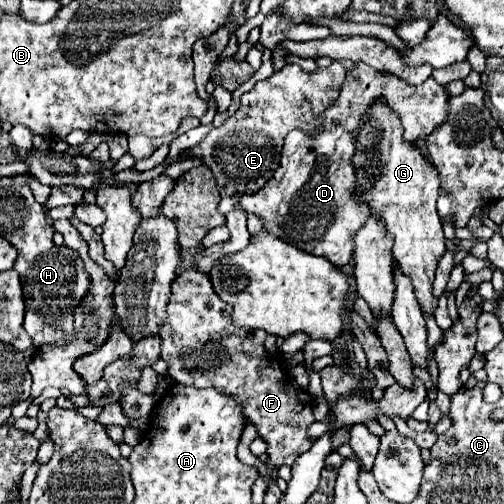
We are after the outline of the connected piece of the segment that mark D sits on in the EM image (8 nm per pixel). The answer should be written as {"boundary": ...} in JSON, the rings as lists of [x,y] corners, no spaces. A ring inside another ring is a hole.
{"boundary":[[[355,62],[355,66],[347,70],[347,80],[335,104],[319,116],[323,128],[315,134],[315,138],[307,132],[291,130],[285,136],[279,168],[271,180],[267,180],[259,192],[241,196],[241,200],[223,196],[217,204],[219,212],[227,214],[229,210],[241,206],[245,212],[257,214],[263,220],[265,230],[279,240],[293,244],[303,252],[323,256],[335,266],[345,266],[353,254],[355,232],[371,214],[369,202],[355,188],[355,168],[351,164],[351,156],[355,154],[355,130],[363,124],[367,110],[371,110],[379,98],[383,98],[387,106],[399,114],[405,128],[403,138],[407,138],[407,142],[425,138],[447,120],[449,94],[433,78],[427,78],[419,86],[411,86],[395,74],[379,72],[369,64]]]}

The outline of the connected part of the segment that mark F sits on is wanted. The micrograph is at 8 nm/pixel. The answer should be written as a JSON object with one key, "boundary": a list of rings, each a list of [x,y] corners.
{"boundary":[[[195,268],[185,270],[179,274],[171,284],[171,296],[167,304],[167,320],[163,322],[163,328],[159,330],[161,336],[161,358],[169,366],[169,376],[183,384],[183,386],[195,386],[195,388],[215,388],[231,398],[235,398],[243,406],[243,414],[249,418],[251,424],[255,424],[259,436],[269,444],[269,464],[273,466],[293,466],[295,458],[311,448],[311,440],[307,438],[307,426],[313,422],[313,398],[309,392],[295,390],[289,382],[285,362],[279,358],[279,350],[275,346],[275,336],[263,332],[263,330],[247,330],[237,328],[231,320],[231,308],[227,302],[219,300],[217,292],[213,290],[213,284],[205,272],[199,272]]]}

